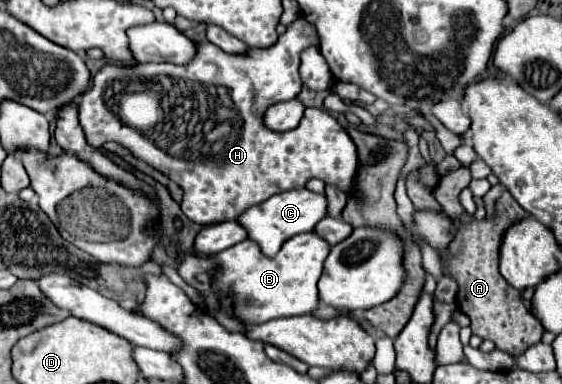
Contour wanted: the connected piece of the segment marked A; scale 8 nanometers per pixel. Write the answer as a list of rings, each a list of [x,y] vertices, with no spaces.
[[[503,184],[493,186],[485,194],[485,202],[495,202],[495,210],[489,212],[483,222],[473,220],[471,224],[459,226],[459,232],[453,236],[449,248],[439,256],[445,258],[445,274],[457,278],[457,306],[463,314],[471,318],[473,334],[481,336],[483,340],[491,340],[497,350],[503,350],[509,356],[517,358],[529,346],[539,344],[545,330],[541,322],[525,308],[525,304],[521,302],[521,294],[513,286],[509,286],[505,278],[499,274],[499,248],[505,230],[517,220],[529,218],[529,212],[525,212],[517,204],[517,200],[509,194],[509,190]]]

